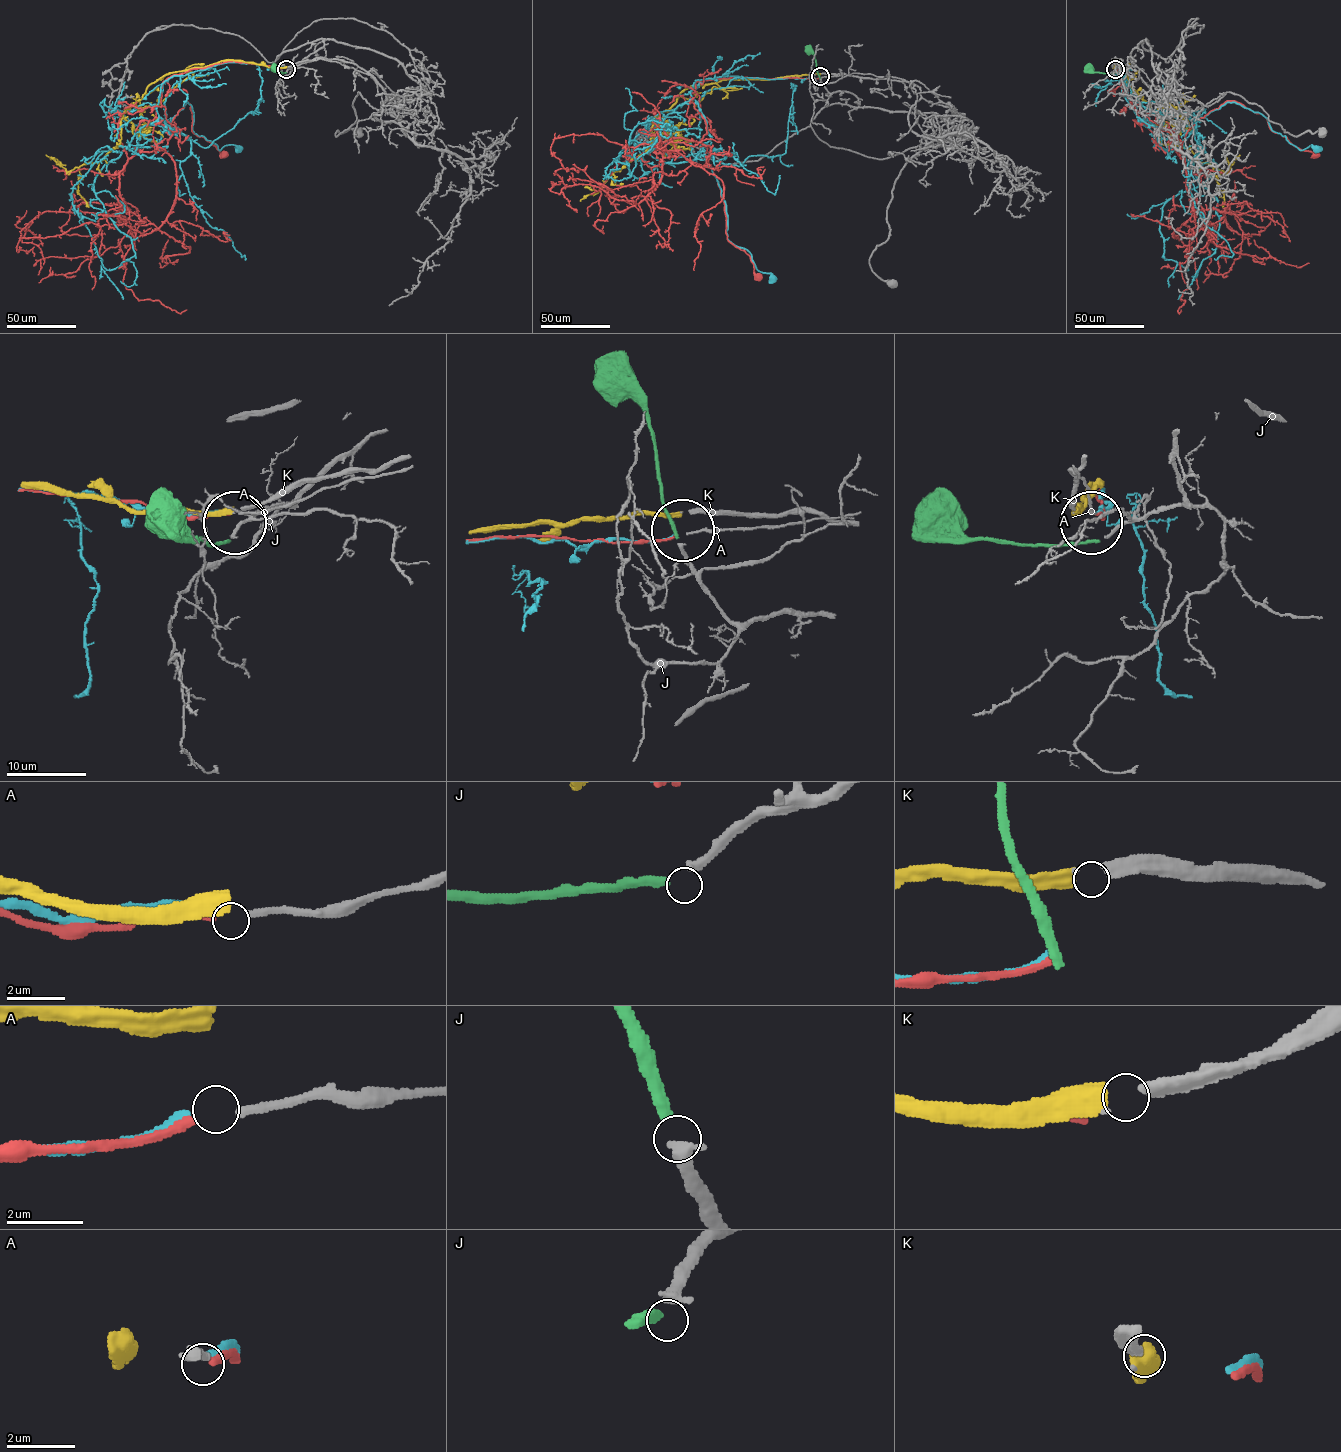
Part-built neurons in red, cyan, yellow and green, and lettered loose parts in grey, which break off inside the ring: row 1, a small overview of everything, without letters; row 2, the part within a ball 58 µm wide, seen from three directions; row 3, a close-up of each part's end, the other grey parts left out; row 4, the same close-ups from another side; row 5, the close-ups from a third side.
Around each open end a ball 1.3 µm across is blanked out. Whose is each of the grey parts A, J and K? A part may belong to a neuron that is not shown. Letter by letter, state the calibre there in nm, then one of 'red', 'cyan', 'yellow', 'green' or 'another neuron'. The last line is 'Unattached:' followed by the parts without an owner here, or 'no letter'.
A: calibre 200 nm; red
J: calibre 360 nm; green
K: calibre 300 nm; yellow
Unattached: no letter

